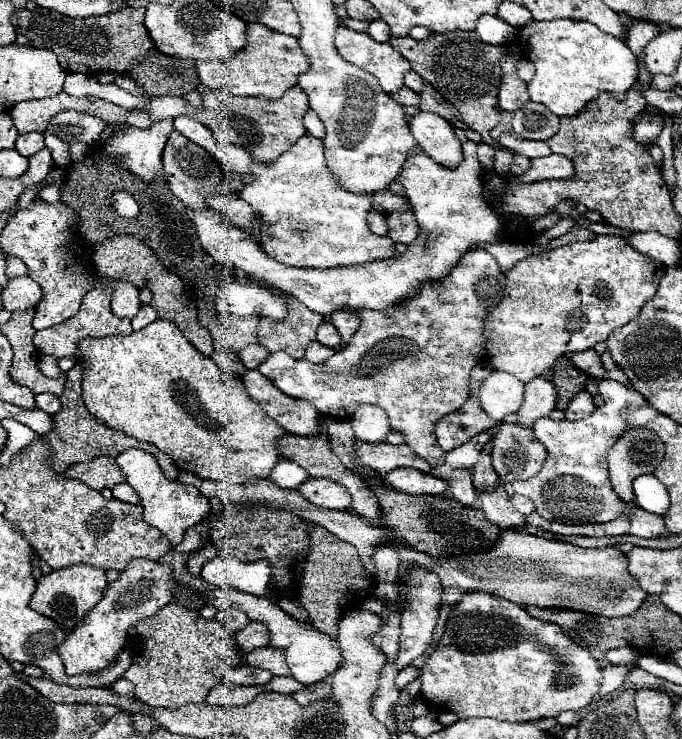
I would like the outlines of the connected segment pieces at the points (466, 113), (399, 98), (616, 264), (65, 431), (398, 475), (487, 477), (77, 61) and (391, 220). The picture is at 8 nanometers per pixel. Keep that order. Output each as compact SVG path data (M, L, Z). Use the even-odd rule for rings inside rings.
M444 32L442 36L434 34L426 40L414 40L410 36L404 38L390 38L390 44L410 62L412 70L418 72L428 84L434 86L434 90L442 93L461 114L462 121L474 132L478 132L483 143L494 146L494 170L498 174L508 174L513 162L513 154L505 148L500 148L490 136L490 130L498 126L500 122L500 108L498 108L498 86L502 80L502 66L500 60L504 60L510 54L518 52L516 44L504 44L494 46L486 44L478 38L476 32Z
M402 88L402 90L398 90L398 92L394 92L394 94L390 94L398 104L402 104L402 106L414 106L414 108L418 108L420 106L420 96L418 94L414 94L414 90L410 90L410 88Z
M596 236L586 242L566 244L538 256L520 260L506 274L506 292L500 306L486 318L484 336L488 340L488 356L494 370L514 374L522 382L530 382L550 370L554 360L566 352L580 352L606 340L610 332L630 322L640 308L656 294L666 266L636 252L622 236Z
M78 360L74 368L68 370L66 374L66 386L64 386L64 392L60 396L60 402L62 402L62 410L58 414L54 414L54 428L44 434L44 440L50 444L50 456L48 456L48 464L52 470L56 472L64 472L70 464L78 464L78 462L88 462L96 456L118 456L122 454L124 450L128 448L142 448L146 452L150 452L156 460L158 460L158 466L162 470L162 474L170 480L176 480L178 478L178 468L174 466L174 462L170 460L170 456L162 454L156 446L152 444L146 444L146 442L138 442L134 440L132 436L116 430L116 428L110 428L106 426L102 420L98 420L96 416L90 414L90 410L84 406L84 400L82 400L82 378L84 378L84 362Z
M396 468L390 474L382 474L380 478L408 494L444 494L448 488L442 478L414 468Z
M484 450L480 452L480 458L472 468L472 482L478 490L492 490L494 484L498 484L498 474L494 472L490 454Z
M34 8L20 10L16 22L28 36L30 44L36 48L48 48L56 52L60 66L66 72L88 72L86 76L98 76L98 72L126 74L132 66L140 64L150 56L154 44L144 26L144 8L124 8L114 14L104 14L98 18L66 18L54 10Z
M392 212L386 216L388 220L388 236L394 242L404 242L404 244L412 244L418 236L418 224L416 218L412 216L412 212Z

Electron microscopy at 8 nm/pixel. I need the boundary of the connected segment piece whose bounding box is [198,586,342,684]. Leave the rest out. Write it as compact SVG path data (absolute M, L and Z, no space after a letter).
M214 586L212 590L204 590L198 594L206 604L214 606L216 610L222 608L238 608L242 612L248 614L250 620L262 620L272 636L272 646L274 648L284 648L286 650L286 662L290 668L292 678L296 678L302 684L314 684L326 676L330 676L340 664L342 664L342 656L340 656L340 648L338 642L334 638L330 638L324 632L318 632L314 626L302 624L302 622L294 622L294 618L290 618L286 612L282 612L272 600L268 598L258 598L254 594L246 594L234 588L218 588Z

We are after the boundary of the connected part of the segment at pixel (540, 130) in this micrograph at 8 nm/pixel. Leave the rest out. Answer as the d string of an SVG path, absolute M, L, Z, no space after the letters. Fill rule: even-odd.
M528 102L522 110L514 112L512 128L518 138L548 140L558 132L560 118L538 102Z

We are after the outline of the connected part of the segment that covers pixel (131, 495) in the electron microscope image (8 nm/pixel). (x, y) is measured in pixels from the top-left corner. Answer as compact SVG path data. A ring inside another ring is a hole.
M118 484L118 486L114 486L112 488L112 494L114 494L114 498L118 498L118 500L122 500L122 502L132 502L132 504L140 504L140 500L138 500L138 494L134 492L134 488L130 486L130 484Z

